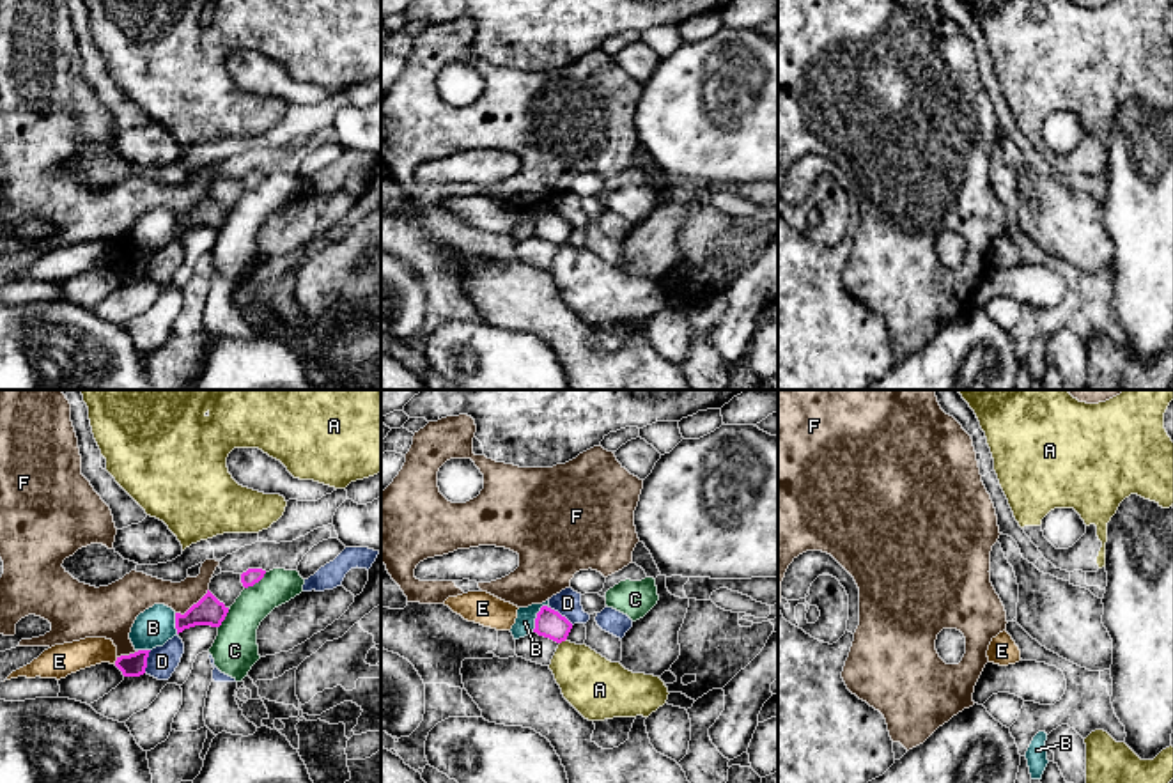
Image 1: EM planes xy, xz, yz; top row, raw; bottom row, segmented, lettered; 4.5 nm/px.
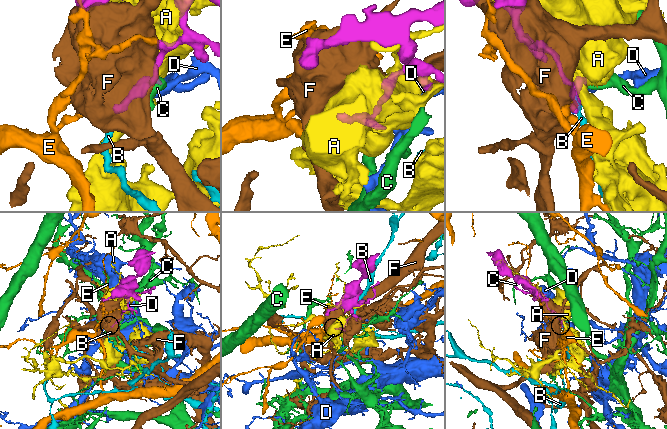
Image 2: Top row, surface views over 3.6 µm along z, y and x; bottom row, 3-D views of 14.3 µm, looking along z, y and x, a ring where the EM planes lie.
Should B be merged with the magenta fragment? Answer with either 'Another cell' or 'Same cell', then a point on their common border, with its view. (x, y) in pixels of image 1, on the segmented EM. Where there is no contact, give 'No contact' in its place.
Another cell. Touches magenta at xz (537, 617)

